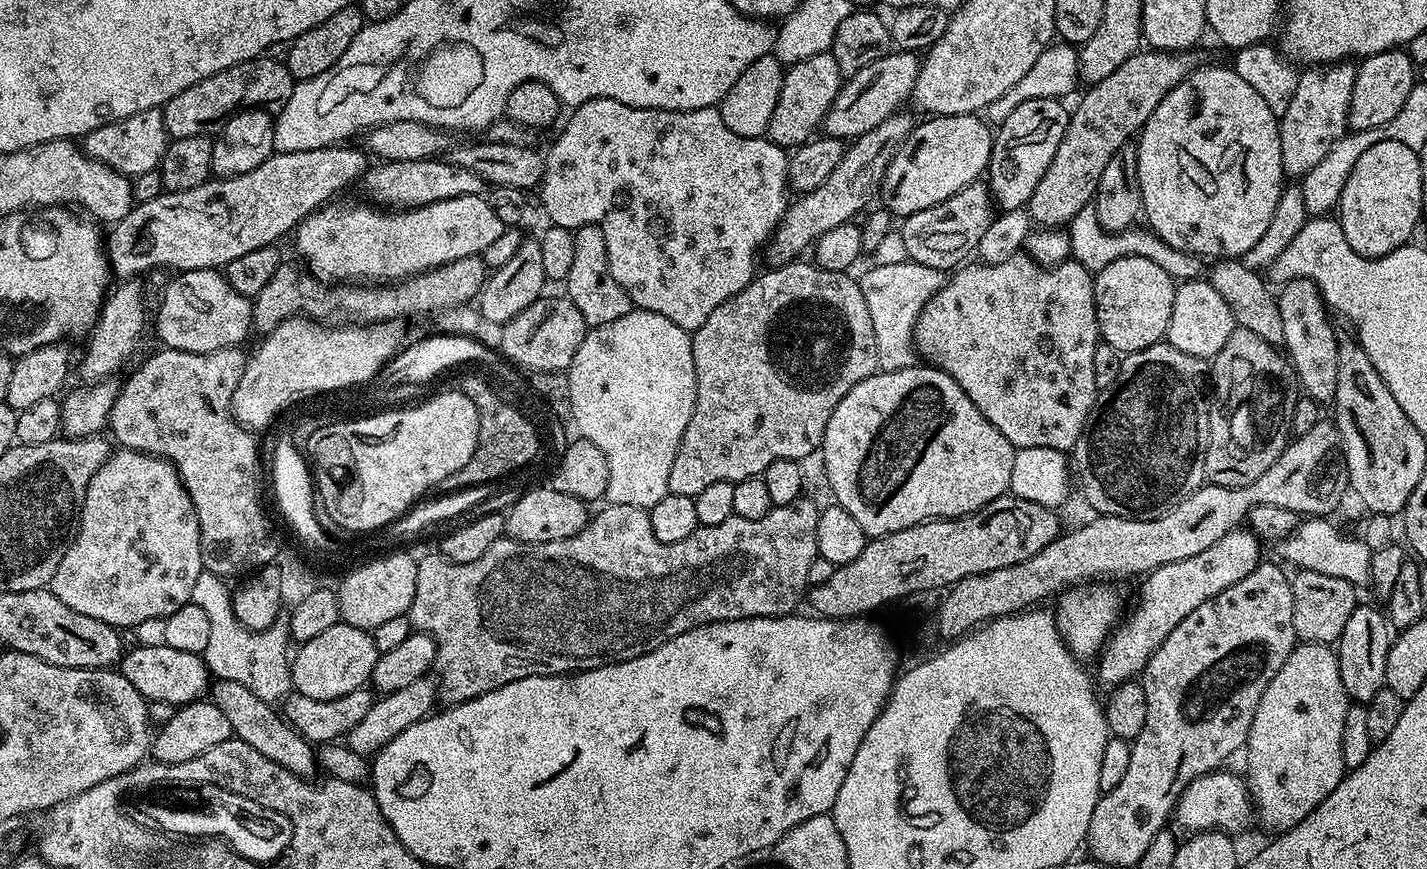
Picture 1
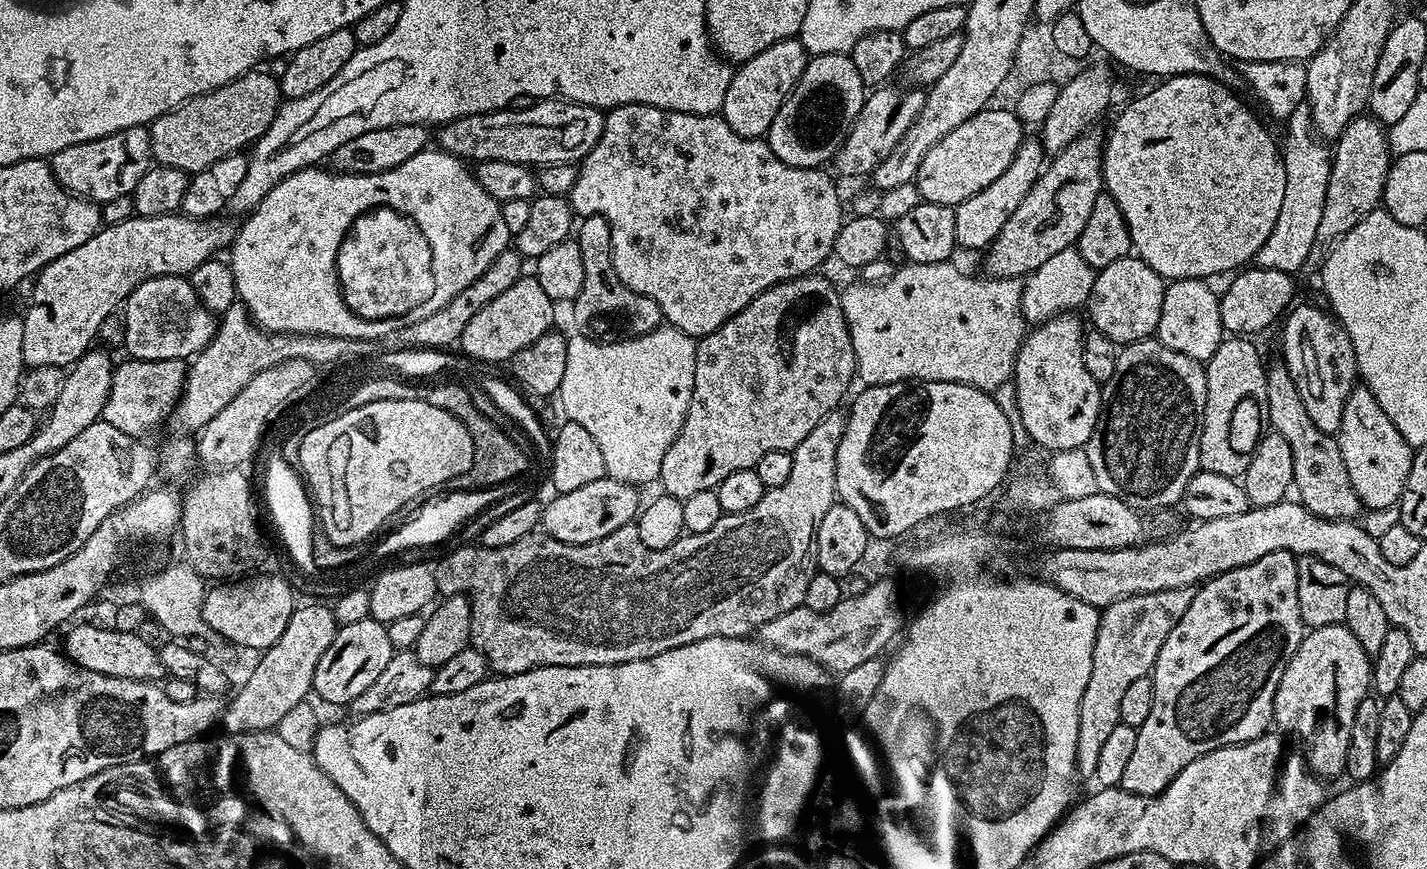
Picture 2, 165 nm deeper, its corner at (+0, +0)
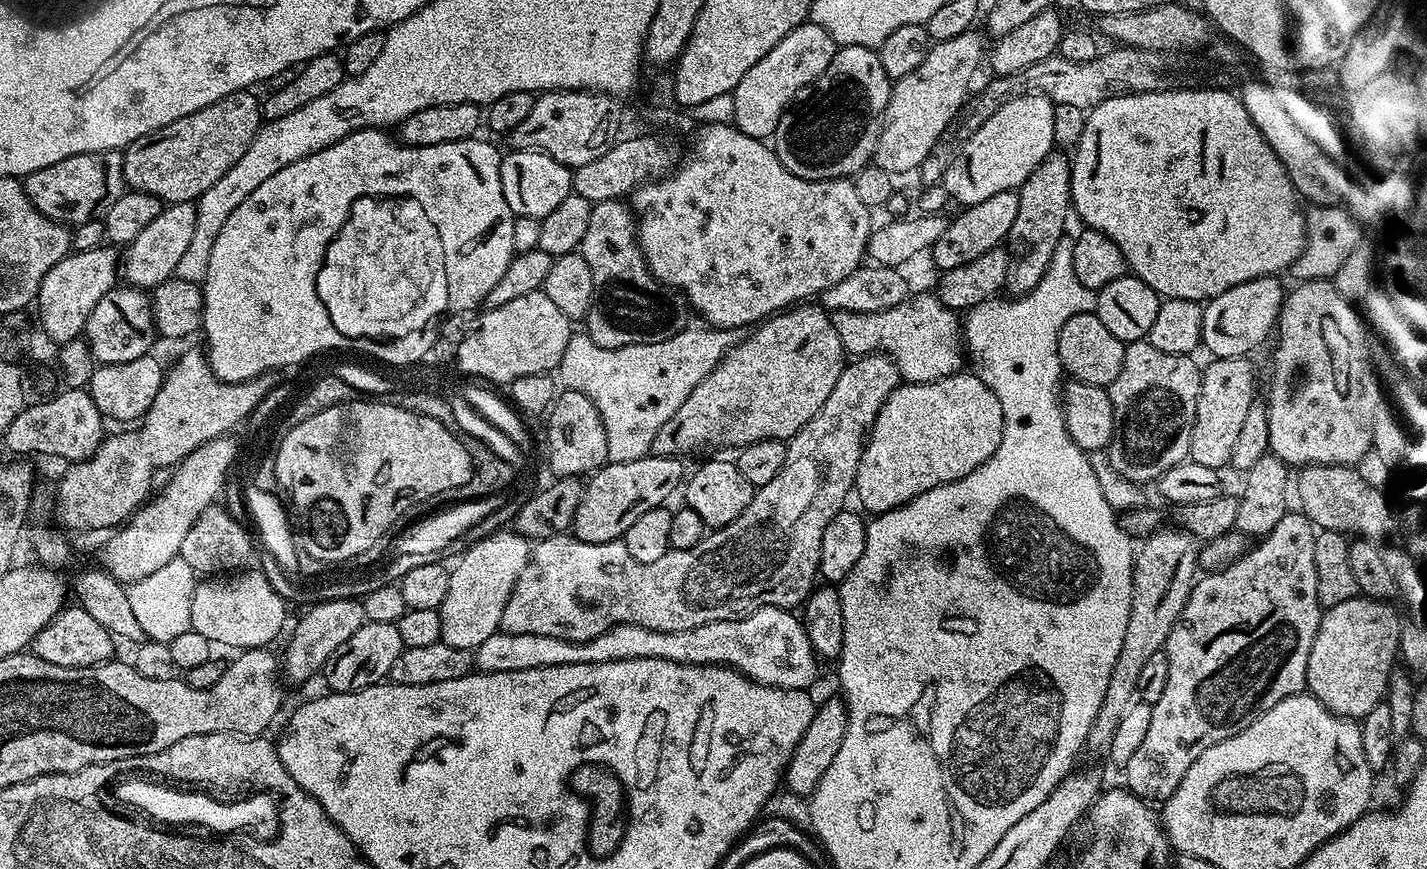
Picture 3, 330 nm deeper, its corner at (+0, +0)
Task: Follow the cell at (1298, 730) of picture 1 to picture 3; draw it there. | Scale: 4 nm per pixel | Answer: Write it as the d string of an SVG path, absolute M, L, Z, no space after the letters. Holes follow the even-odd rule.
M1353 598L1338 602L1338 606L1321 615L1318 634L1314 634L1314 646L1310 646L1310 660L1306 662L1306 688L1333 716L1359 722L1385 699L1388 678L1398 660L1402 624L1392 606L1382 600Z

